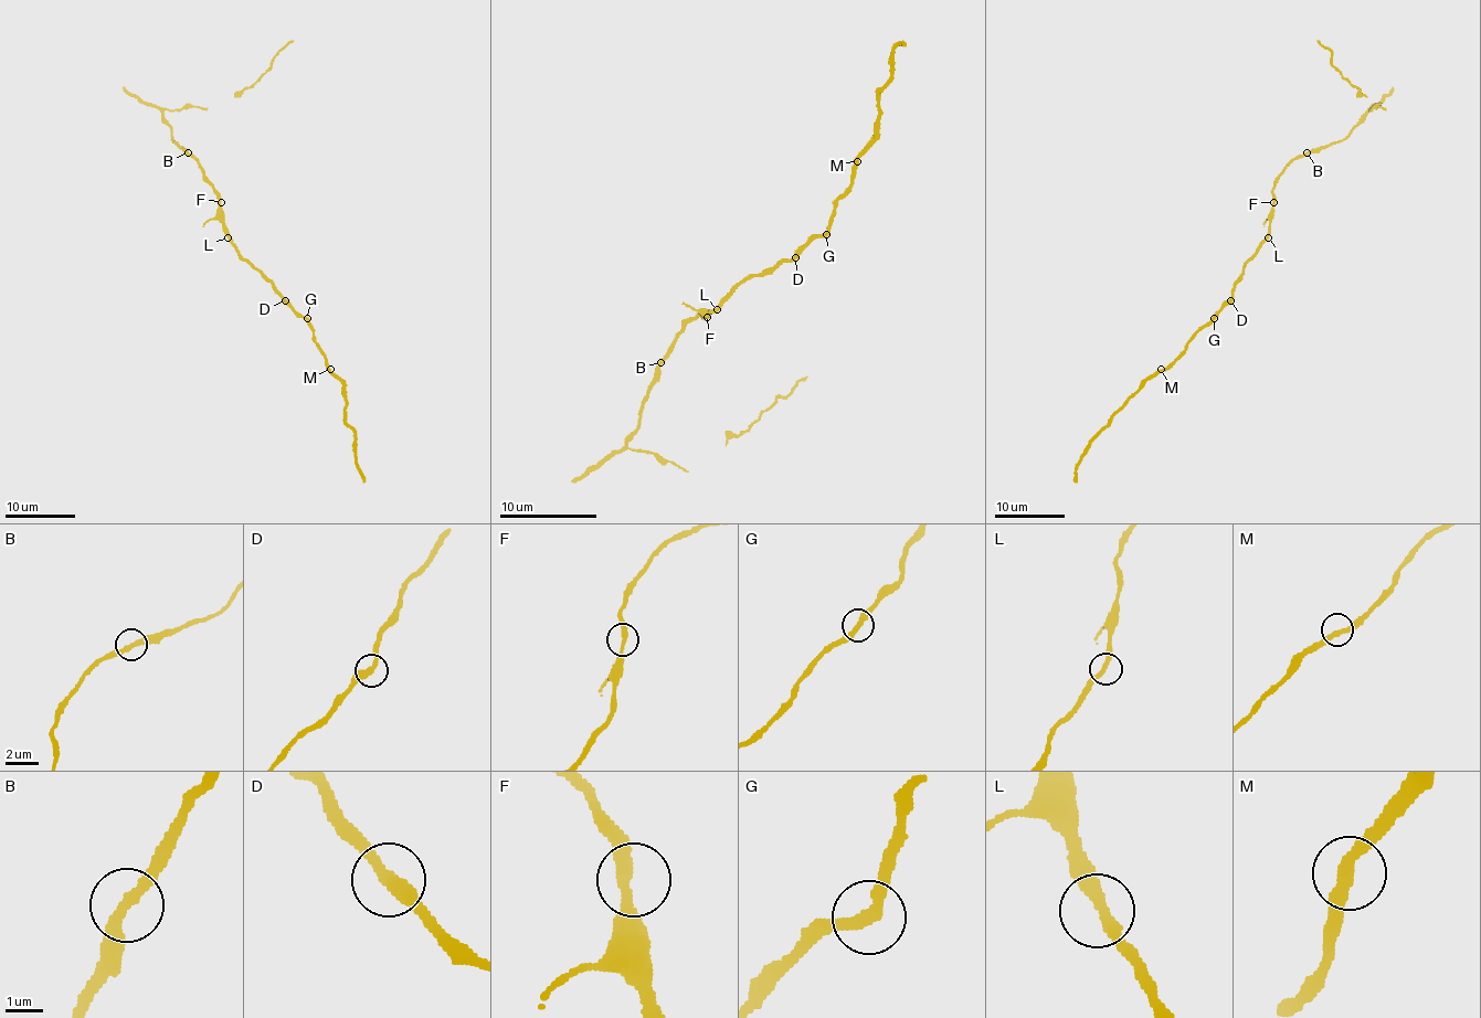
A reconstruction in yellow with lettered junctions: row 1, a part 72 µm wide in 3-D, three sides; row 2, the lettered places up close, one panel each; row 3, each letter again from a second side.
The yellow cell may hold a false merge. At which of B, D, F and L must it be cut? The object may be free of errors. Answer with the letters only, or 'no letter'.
no letter

